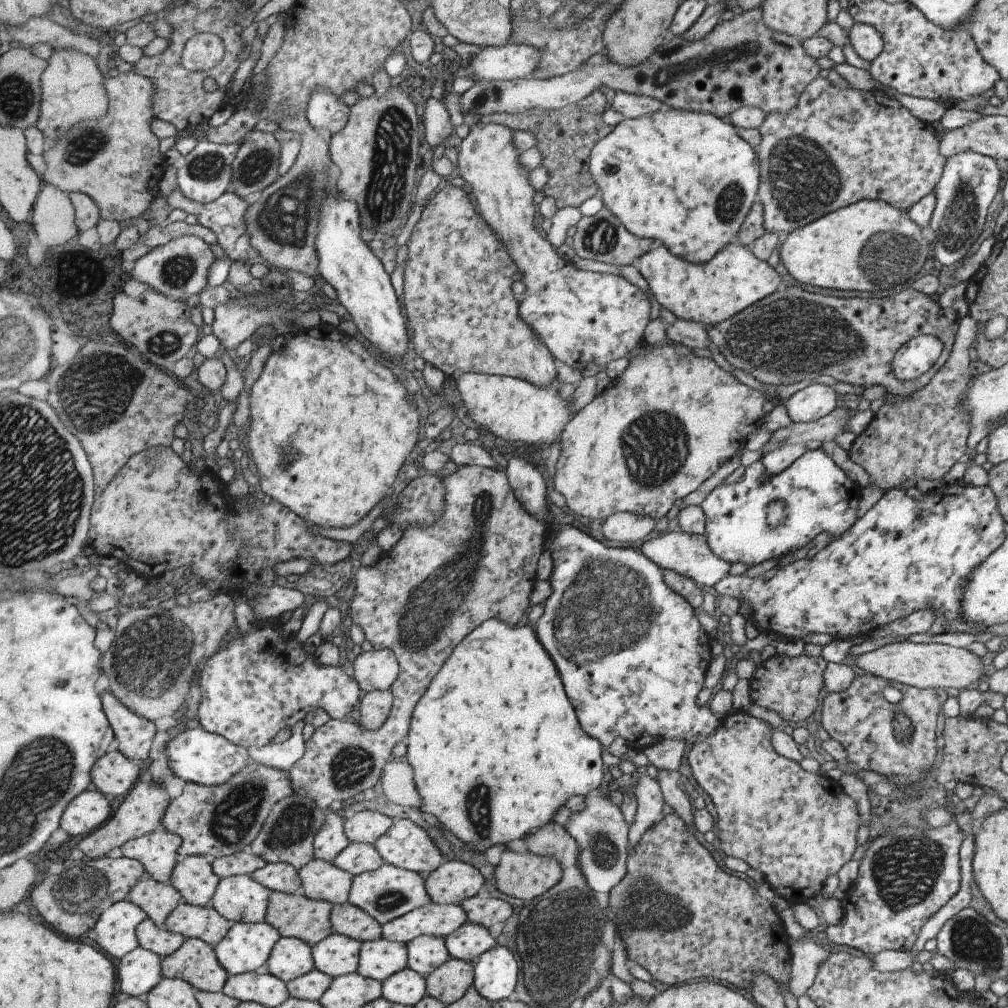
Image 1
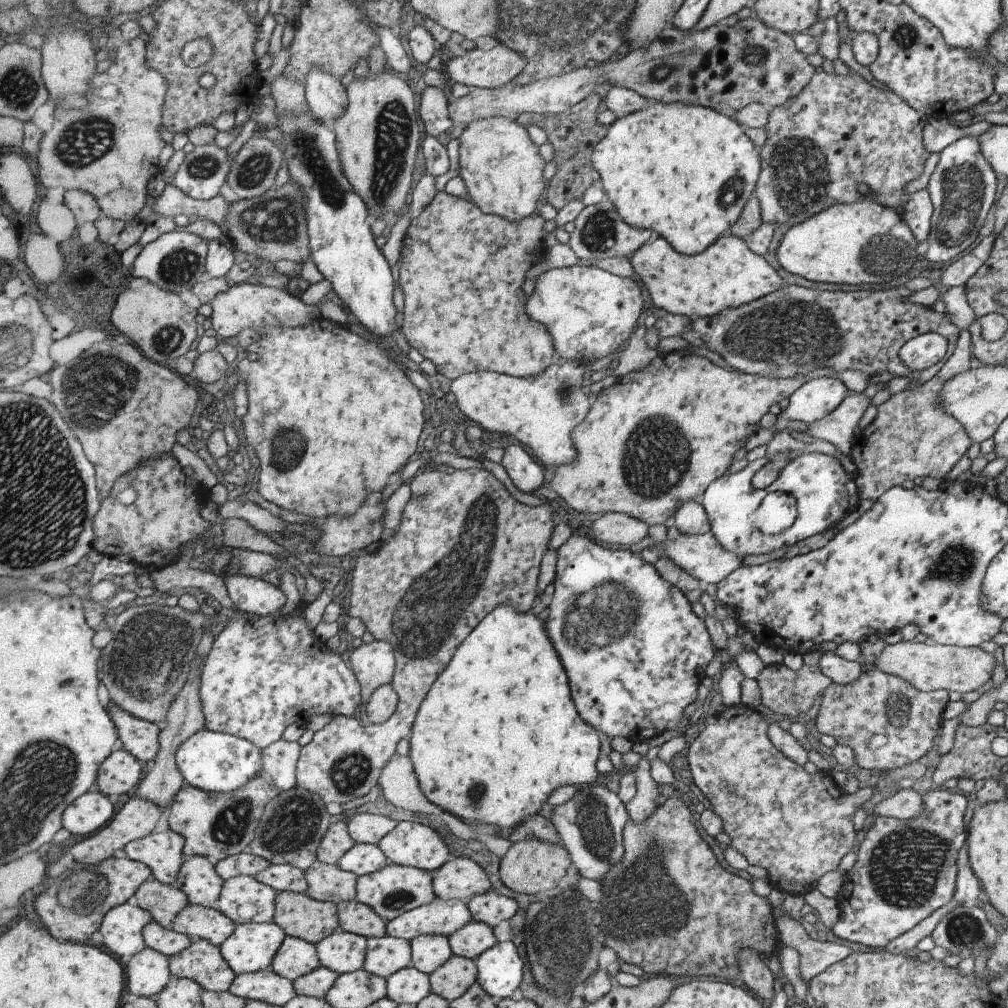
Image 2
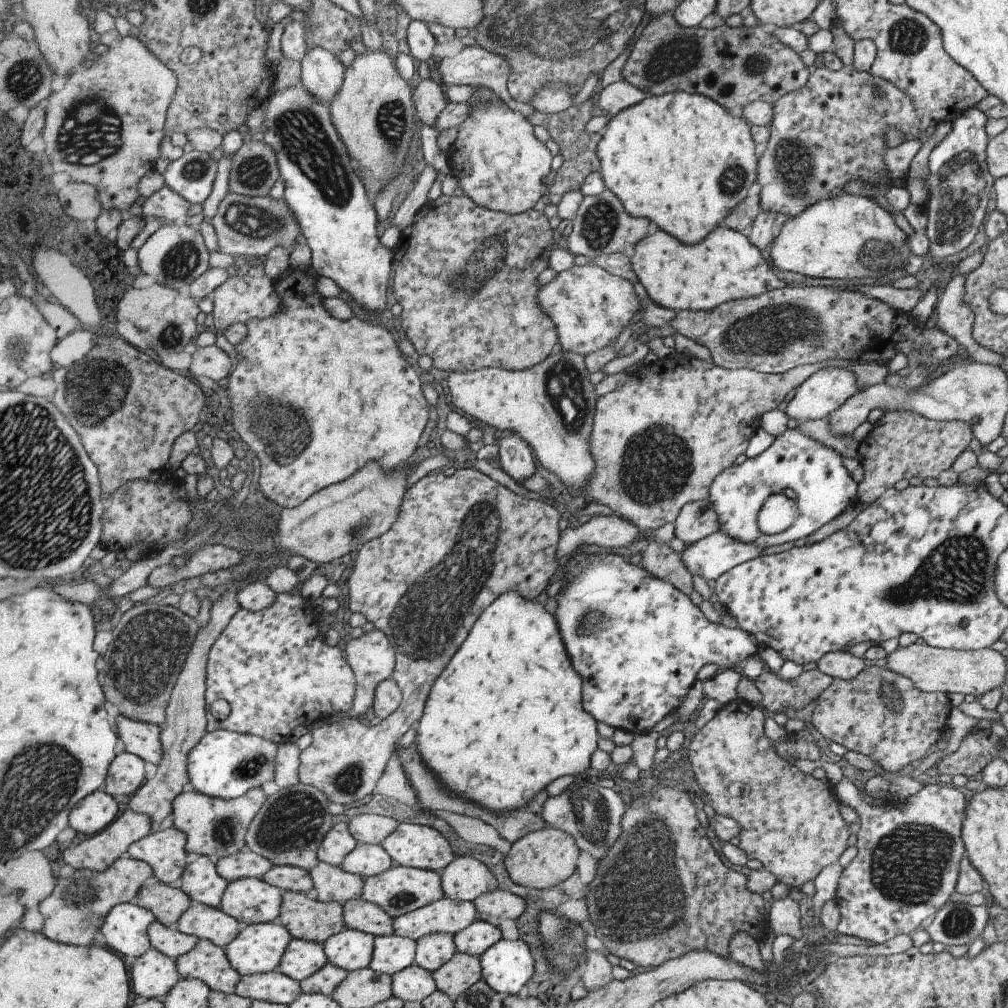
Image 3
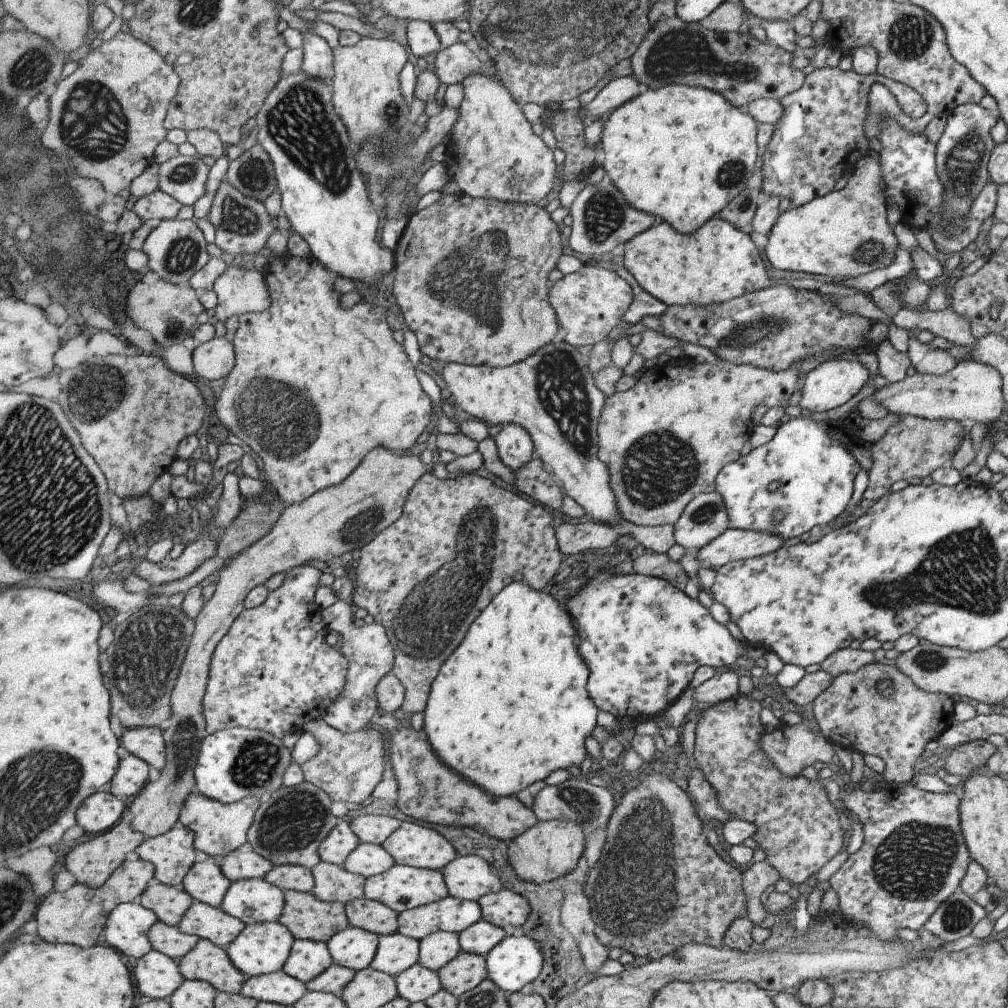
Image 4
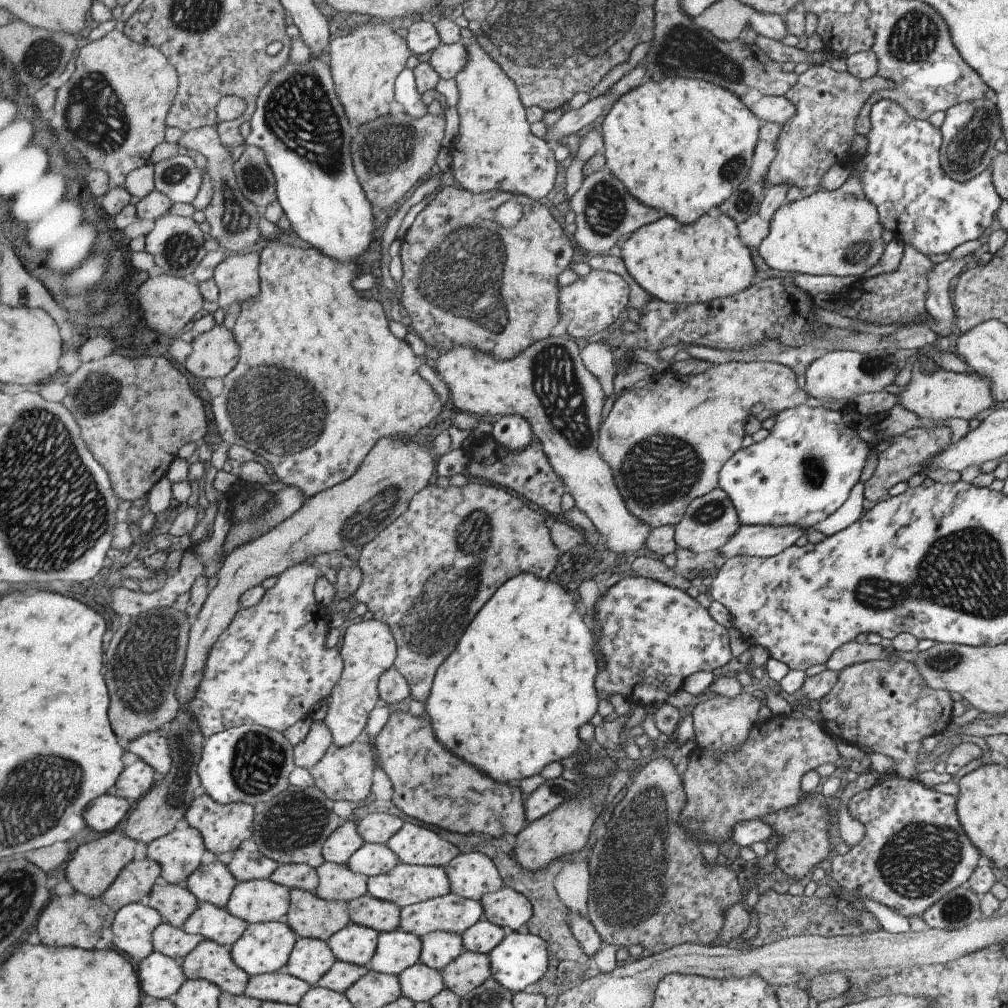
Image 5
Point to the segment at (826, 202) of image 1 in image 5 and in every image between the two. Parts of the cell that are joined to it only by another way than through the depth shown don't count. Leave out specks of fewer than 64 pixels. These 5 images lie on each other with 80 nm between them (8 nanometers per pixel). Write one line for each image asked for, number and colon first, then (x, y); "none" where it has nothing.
2: (838, 132)
3: (829, 132)
4: (821, 128)
5: (827, 102)

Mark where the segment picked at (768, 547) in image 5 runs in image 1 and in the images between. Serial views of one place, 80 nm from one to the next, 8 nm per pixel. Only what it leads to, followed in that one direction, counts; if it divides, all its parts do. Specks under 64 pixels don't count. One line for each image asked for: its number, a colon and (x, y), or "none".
1: (688, 554)
2: (700, 556)
3: (709, 557)
4: (733, 544)

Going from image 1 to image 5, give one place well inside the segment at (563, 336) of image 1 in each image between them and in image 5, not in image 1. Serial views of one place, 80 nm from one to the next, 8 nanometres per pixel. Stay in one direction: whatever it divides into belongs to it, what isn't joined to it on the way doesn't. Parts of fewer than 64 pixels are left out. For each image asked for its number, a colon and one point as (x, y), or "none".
2: (590, 313)
3: (500, 163)
4: (499, 154)
5: (495, 149)

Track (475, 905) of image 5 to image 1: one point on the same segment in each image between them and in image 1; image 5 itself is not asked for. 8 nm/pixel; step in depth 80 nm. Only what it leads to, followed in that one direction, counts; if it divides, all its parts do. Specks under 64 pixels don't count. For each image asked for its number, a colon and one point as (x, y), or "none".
1: (434, 919)
2: (440, 917)
3: (449, 916)
4: (451, 914)

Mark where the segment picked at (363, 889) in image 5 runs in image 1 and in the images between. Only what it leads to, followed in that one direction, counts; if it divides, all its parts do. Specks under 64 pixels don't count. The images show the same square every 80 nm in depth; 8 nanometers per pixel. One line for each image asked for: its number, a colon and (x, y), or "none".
1: (322, 880)
2: (327, 882)
3: (332, 883)
4: (334, 882)

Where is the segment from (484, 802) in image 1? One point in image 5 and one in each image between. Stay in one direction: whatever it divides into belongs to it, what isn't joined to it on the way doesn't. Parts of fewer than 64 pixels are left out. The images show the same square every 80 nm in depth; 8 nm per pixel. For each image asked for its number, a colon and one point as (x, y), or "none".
2: (498, 734)
3: (507, 719)
4: (512, 706)
5: (510, 699)

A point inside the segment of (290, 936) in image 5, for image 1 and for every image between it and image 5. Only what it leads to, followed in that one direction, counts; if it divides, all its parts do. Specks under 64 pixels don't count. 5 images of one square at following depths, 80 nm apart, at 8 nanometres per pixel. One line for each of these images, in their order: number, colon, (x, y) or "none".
1: (247, 947)
2: (253, 947)
3: (259, 949)
4: (264, 948)

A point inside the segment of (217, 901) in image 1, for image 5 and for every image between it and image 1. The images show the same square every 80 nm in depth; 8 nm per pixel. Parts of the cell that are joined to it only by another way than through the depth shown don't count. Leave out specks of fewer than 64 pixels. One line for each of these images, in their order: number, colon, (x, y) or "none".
2: (245, 899)
3: (251, 900)
4: (253, 901)
5: (259, 901)

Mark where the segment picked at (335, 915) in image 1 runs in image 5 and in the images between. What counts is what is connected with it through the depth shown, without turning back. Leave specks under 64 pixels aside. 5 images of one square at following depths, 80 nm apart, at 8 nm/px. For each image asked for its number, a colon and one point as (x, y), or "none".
2: (356, 917)
3: (365, 916)
4: (365, 913)
5: (383, 916)

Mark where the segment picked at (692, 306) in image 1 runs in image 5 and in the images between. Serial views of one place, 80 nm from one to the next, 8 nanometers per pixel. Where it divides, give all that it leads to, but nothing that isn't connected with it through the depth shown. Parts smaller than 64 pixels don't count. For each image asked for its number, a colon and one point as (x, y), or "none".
2: (726, 275)
3: (724, 266)
4: (717, 263)
5: (705, 262)

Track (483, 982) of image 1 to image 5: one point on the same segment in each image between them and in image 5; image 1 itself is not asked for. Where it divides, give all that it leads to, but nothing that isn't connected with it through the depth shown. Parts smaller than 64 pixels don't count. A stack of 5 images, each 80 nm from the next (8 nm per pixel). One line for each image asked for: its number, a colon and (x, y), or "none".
2: (501, 969)
3: (508, 966)
4: (516, 962)
5: (522, 959)

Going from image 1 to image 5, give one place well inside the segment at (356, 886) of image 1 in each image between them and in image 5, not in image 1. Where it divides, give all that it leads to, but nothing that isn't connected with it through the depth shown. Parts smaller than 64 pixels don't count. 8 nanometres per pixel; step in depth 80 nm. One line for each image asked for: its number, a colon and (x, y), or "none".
2: (396, 889)
3: (401, 890)
4: (403, 887)
5: (407, 884)

